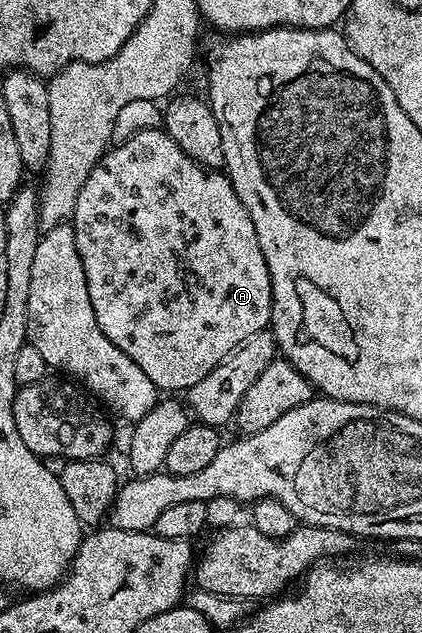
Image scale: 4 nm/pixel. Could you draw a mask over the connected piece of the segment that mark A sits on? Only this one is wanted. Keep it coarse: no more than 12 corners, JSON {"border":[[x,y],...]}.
{"border":[[163,129],[73,224],[97,327],[188,391],[270,326],[226,172]]}

